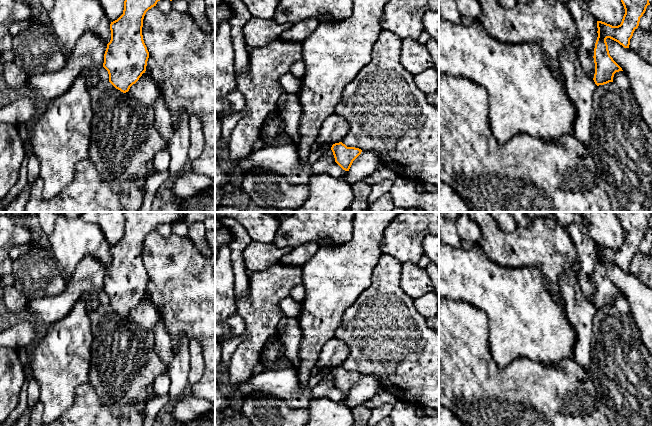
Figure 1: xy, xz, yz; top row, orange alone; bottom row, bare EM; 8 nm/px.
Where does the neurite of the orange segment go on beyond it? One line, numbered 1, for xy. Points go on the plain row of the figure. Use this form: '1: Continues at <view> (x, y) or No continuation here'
1: No continuation here

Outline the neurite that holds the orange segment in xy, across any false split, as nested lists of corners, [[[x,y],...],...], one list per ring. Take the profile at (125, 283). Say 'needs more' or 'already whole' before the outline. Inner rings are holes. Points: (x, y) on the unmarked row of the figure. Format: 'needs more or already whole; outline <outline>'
already whole; outline [[[124,212],[123,238],[111,246],[111,264],[104,278],[103,291],[108,295],[109,306],[123,317],[129,315],[146,295],[149,276],[143,264],[142,251],[146,236],[160,224],[170,224],[184,220],[188,212]]]

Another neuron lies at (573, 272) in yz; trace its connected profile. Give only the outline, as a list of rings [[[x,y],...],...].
[[[578,260],[572,268],[560,275],[560,290],[566,300],[565,315],[575,332],[573,359],[589,370],[590,352],[593,345],[593,321],[597,313],[593,302],[583,296],[578,283]]]

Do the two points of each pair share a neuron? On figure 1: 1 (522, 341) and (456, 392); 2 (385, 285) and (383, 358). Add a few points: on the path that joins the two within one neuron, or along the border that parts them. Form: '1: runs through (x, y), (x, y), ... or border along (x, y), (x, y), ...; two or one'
1: border along (487, 340), (491, 357), (503, 369); two
2: runs through (384, 303), (384, 340); one

